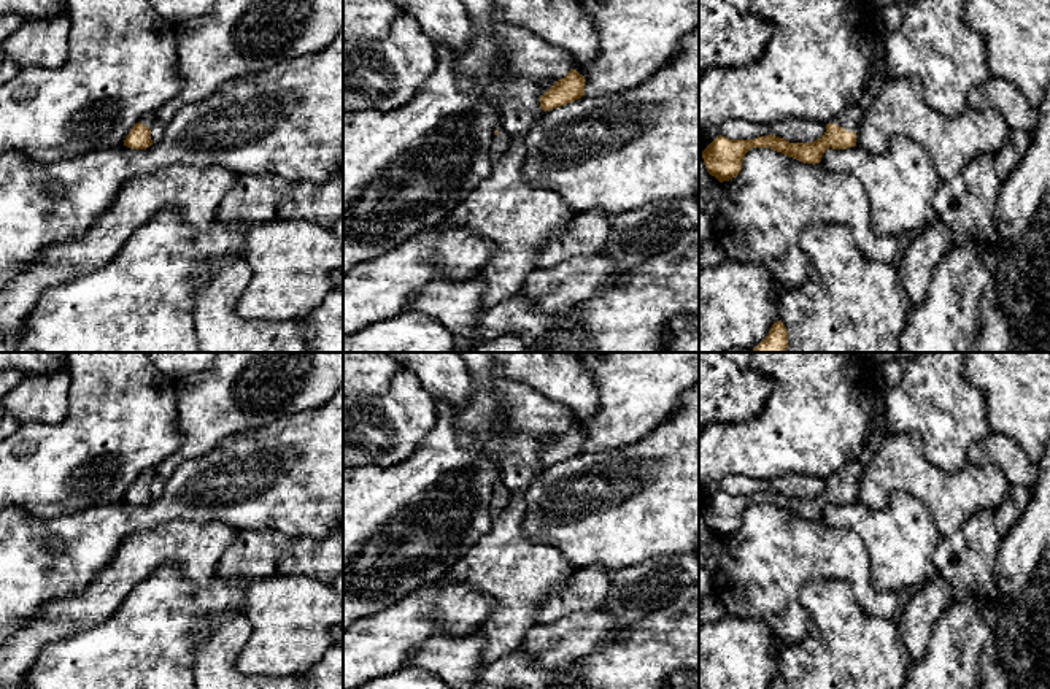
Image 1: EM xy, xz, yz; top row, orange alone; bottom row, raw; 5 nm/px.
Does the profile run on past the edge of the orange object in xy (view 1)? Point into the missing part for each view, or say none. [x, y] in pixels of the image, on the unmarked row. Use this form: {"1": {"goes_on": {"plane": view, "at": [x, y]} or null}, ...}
{"1": {"goes_on": {"plane": "xy", "at": [146, 475]}}}

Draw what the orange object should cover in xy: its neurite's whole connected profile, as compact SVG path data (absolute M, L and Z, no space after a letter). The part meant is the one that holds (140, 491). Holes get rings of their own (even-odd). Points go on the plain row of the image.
M154 468L141 472L141 475L132 483L130 489L124 495L124 502L130 505L146 505L152 500L149 481L154 475Z

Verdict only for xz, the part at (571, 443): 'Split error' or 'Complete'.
Complete

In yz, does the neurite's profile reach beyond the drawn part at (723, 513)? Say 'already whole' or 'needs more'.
needs more

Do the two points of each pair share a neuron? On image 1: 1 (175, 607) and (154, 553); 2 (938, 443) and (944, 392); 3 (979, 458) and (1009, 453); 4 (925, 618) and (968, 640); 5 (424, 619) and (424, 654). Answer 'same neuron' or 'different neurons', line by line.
1: different neurons
2: same neuron
3: same neuron
4: different neurons
5: different neurons

